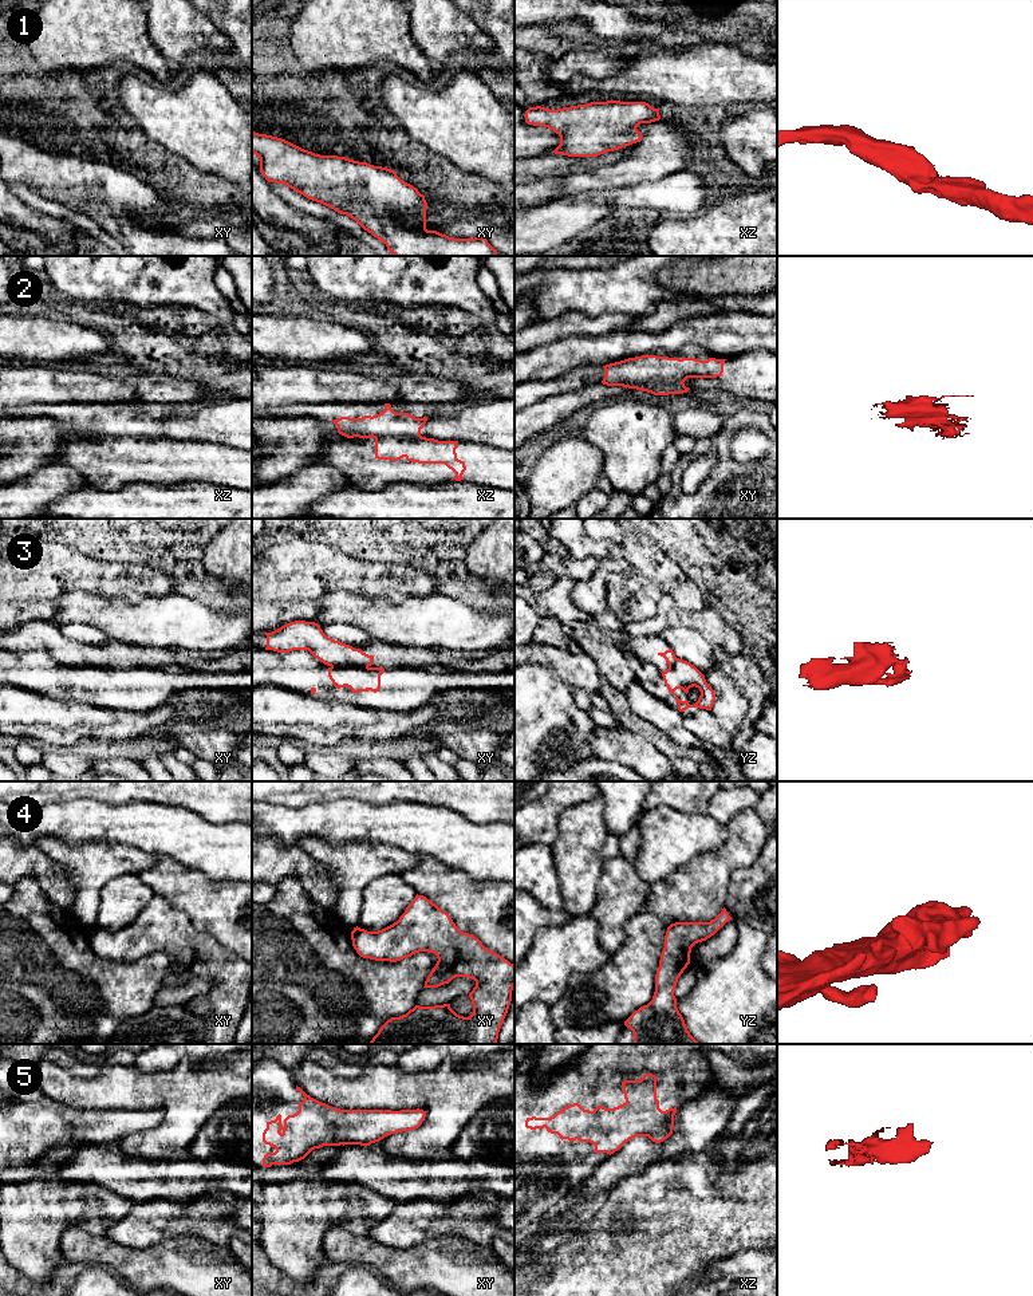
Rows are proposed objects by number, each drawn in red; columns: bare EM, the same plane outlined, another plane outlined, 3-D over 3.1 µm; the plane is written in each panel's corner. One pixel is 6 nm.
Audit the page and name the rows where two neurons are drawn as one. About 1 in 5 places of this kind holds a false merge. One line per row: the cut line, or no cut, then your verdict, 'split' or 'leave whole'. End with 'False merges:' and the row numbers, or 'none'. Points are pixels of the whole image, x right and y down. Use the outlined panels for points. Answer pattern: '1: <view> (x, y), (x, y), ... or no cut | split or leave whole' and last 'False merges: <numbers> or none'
1: no cut | leave whole
2: xz (421, 436), (383, 436), (375, 438) | split
3: xy (331, 665), (367, 668) | split
4: no cut | leave whole
5: no cut | leave whole
False merges: 2, 3

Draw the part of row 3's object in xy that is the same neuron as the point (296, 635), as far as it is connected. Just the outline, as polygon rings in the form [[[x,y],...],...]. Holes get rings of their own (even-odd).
[[[295,621],[264,634],[267,635],[265,650],[277,653],[308,650],[327,666],[368,667],[374,661],[374,655],[328,638],[315,622]]]

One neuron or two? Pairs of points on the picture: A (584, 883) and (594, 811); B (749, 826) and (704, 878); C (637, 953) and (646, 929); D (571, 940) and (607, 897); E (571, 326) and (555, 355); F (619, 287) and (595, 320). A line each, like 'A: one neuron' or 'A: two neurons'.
A: one neuron
B: one neuron
C: one neuron
D: two neurons
E: two neurons
F: two neurons

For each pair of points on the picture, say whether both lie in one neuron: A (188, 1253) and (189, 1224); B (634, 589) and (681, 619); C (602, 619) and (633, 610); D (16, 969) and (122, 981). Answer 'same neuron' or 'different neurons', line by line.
A: different neurons
B: different neurons
C: different neurons
D: same neuron

